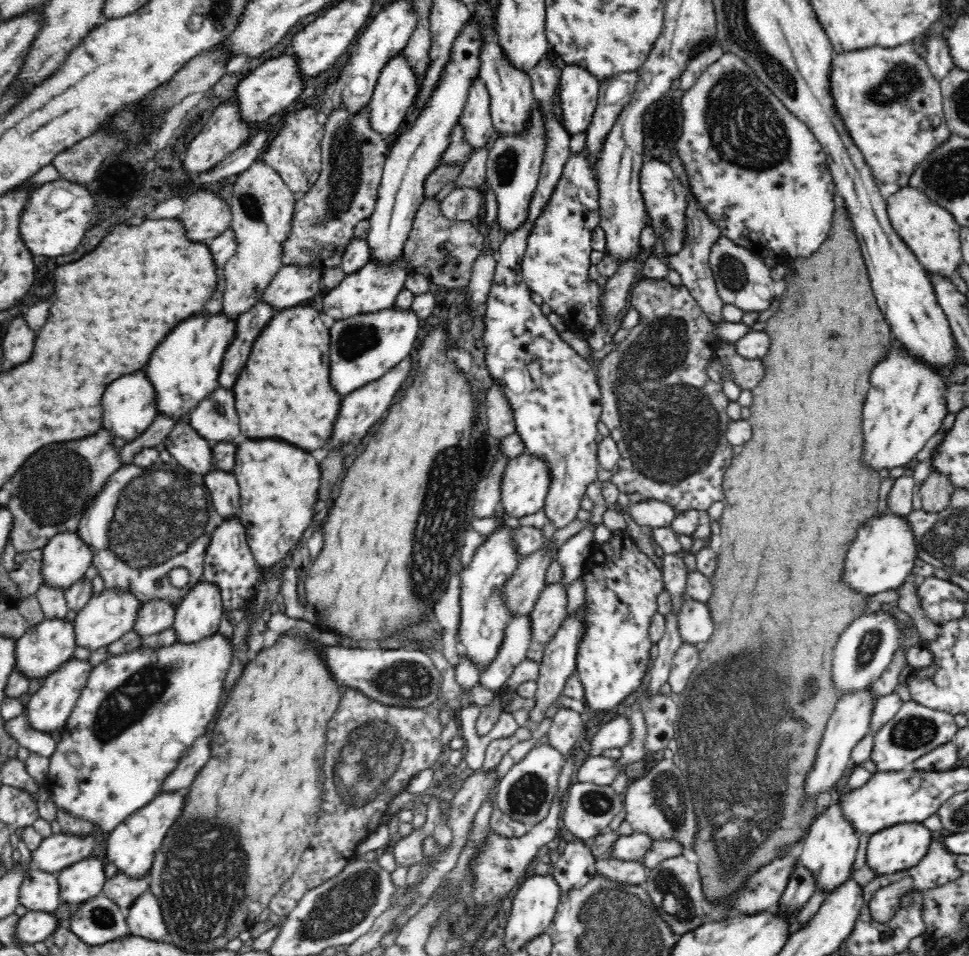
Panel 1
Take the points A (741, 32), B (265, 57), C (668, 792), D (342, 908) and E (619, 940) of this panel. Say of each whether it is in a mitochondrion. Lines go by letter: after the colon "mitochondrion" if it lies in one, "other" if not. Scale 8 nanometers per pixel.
A: mitochondrion
B: other
C: mitochondrion
D: mitochondrion
E: mitochondrion

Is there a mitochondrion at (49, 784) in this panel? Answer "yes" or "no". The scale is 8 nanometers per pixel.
no

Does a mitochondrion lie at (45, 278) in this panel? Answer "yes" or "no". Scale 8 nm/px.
no

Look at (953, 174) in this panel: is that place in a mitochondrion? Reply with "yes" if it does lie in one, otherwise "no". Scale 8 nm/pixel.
yes

